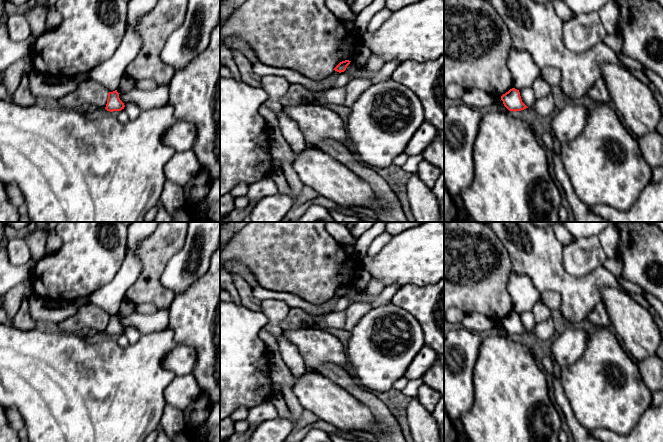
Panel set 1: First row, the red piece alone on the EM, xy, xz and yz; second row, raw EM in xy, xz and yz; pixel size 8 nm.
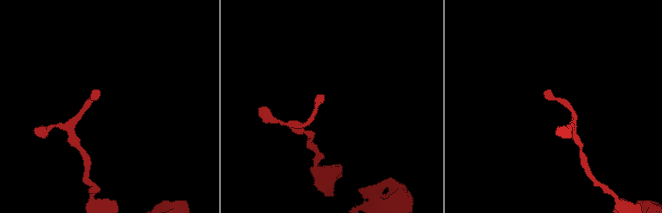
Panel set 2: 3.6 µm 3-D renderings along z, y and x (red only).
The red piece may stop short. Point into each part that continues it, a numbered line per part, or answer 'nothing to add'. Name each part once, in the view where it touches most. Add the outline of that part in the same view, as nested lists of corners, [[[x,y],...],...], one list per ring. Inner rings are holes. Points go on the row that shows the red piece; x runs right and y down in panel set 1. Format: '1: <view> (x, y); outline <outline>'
nothing to add

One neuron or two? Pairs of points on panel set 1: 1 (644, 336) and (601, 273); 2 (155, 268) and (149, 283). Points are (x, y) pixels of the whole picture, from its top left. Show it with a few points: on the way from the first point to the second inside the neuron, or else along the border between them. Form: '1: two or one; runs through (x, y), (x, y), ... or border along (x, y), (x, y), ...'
1: two; border along (621, 288), (604, 287), (601, 290), (601, 301)
2: one; runs through (151, 272), (150, 279)

